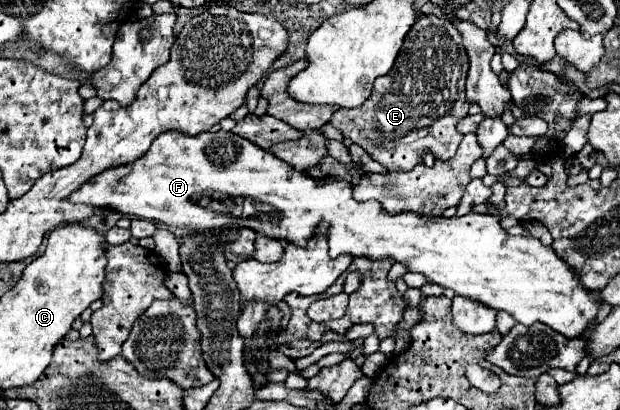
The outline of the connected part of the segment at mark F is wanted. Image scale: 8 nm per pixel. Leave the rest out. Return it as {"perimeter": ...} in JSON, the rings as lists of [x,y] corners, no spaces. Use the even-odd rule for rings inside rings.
{"perimeter":[[[166,131],[154,139],[152,147],[136,159],[132,165],[120,165],[108,171],[102,171],[88,183],[84,183],[78,191],[70,195],[72,203],[86,203],[92,207],[110,207],[126,215],[134,215],[138,219],[152,219],[154,223],[162,223],[166,227],[178,229],[214,229],[224,225],[240,225],[250,227],[258,235],[292,243],[296,247],[304,247],[310,237],[316,235],[320,223],[328,223],[328,253],[330,257],[352,255],[366,257],[372,261],[392,259],[402,263],[412,273],[422,273],[430,283],[438,283],[446,289],[452,289],[456,295],[466,299],[476,299],[486,307],[496,311],[510,313],[518,323],[532,325],[536,321],[552,327],[566,337],[578,337],[586,331],[586,327],[594,321],[600,303],[596,303],[588,289],[580,287],[578,275],[552,251],[552,247],[544,247],[534,237],[512,237],[502,227],[500,221],[492,215],[468,213],[464,217],[424,217],[410,211],[404,213],[388,213],[380,209],[376,201],[356,201],[352,197],[352,187],[348,181],[334,179],[330,183],[320,183],[306,173],[296,171],[270,151],[256,147],[252,141],[238,137],[230,131],[206,131],[200,135],[182,135],[180,131]],[[212,195],[224,195],[228,201],[236,199],[256,199],[258,203],[266,203],[268,207],[242,207],[244,203],[234,203],[234,207],[216,207],[208,199]]]}

